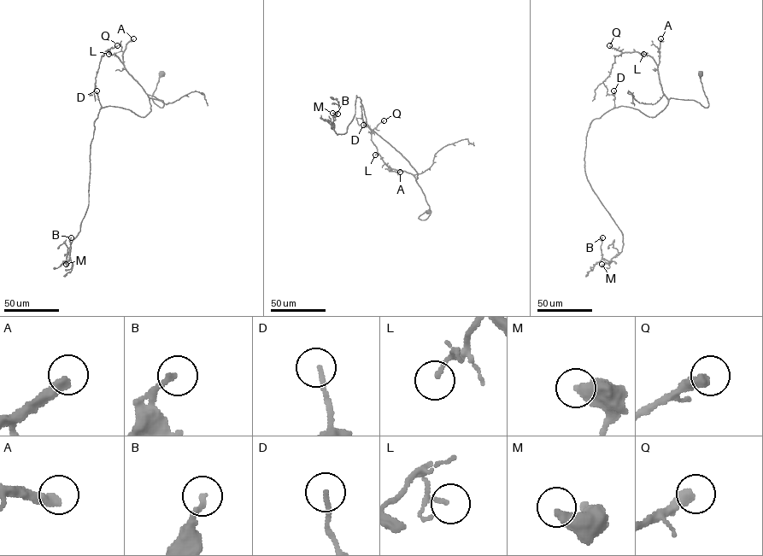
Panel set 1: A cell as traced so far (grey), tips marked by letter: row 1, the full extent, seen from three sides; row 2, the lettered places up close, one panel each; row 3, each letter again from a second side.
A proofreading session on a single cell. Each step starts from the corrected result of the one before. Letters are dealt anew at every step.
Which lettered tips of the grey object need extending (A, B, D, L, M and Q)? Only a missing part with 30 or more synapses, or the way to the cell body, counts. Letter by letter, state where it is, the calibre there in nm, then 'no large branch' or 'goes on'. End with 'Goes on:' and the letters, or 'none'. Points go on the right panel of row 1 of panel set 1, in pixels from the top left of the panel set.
A: (660, 38) | 360 nm | goes on
B: (602, 237) | 200 nm | no large branch
D: (613, 90) | 170 nm | no large branch
L: (643, 54) | 100 nm | no large branch
M: (601, 264) | 440 nm | no large branch
Q: (609, 45) | 420 nm | goes on
Goes on: A, Q

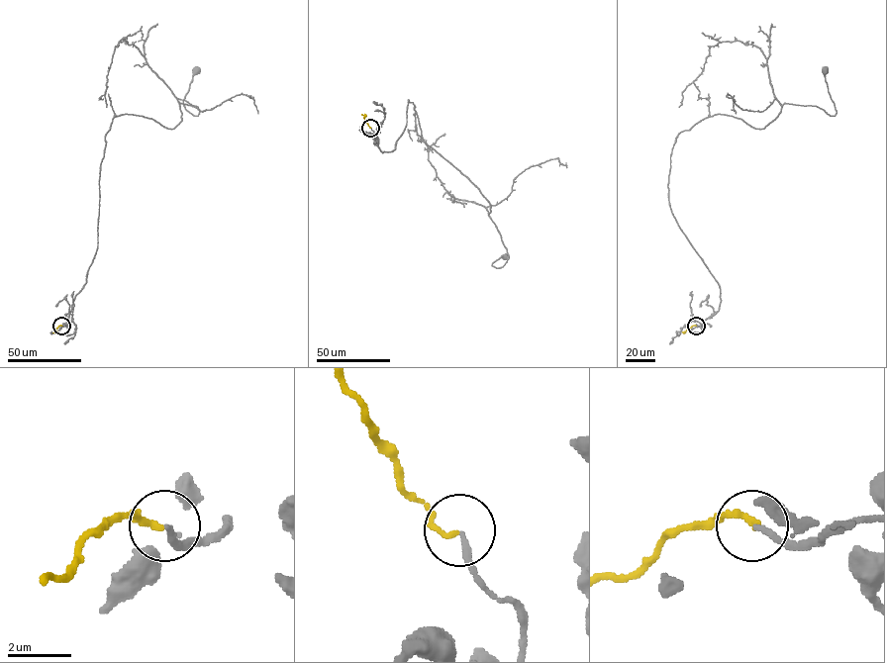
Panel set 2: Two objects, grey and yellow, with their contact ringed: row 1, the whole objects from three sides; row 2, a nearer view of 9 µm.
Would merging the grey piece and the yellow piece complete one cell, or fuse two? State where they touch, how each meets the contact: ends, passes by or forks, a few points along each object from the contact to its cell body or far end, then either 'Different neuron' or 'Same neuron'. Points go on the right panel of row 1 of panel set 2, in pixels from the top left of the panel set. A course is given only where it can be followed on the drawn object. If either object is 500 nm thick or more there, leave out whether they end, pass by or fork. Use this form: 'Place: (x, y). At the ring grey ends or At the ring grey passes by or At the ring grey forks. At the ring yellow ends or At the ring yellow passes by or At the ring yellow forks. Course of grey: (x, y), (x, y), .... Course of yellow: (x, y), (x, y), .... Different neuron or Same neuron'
Place: (696, 326). At the ring grey ends. At the ring yellow ends. Course of grey: (696, 326), (720, 290), (671, 212), (676, 137), (718, 114), (763, 129), (785, 103), (835, 116), (824, 69). Course of yellow: (696, 326), (682, 332). Same neuron

